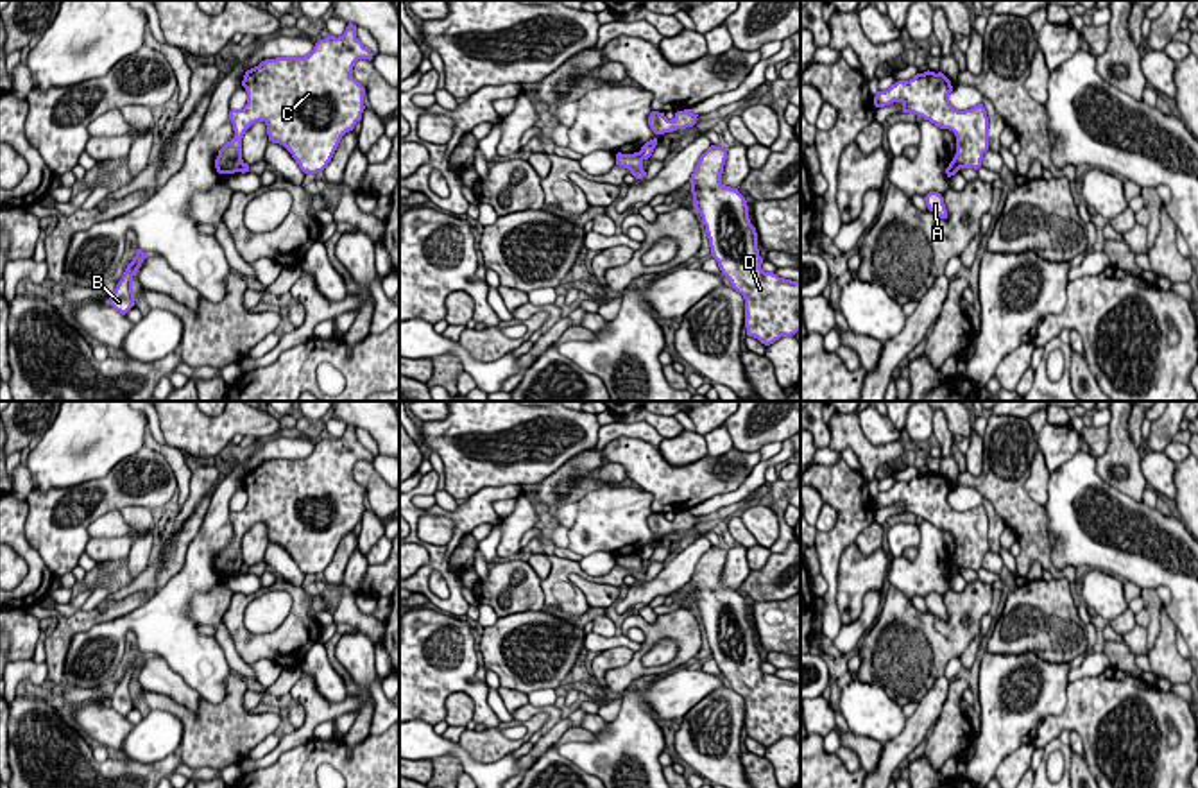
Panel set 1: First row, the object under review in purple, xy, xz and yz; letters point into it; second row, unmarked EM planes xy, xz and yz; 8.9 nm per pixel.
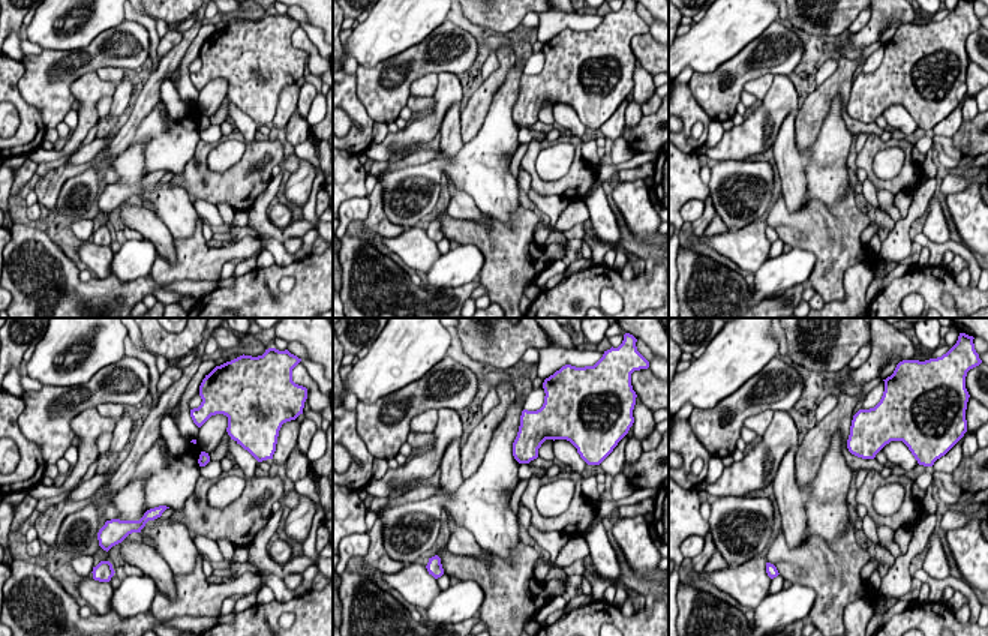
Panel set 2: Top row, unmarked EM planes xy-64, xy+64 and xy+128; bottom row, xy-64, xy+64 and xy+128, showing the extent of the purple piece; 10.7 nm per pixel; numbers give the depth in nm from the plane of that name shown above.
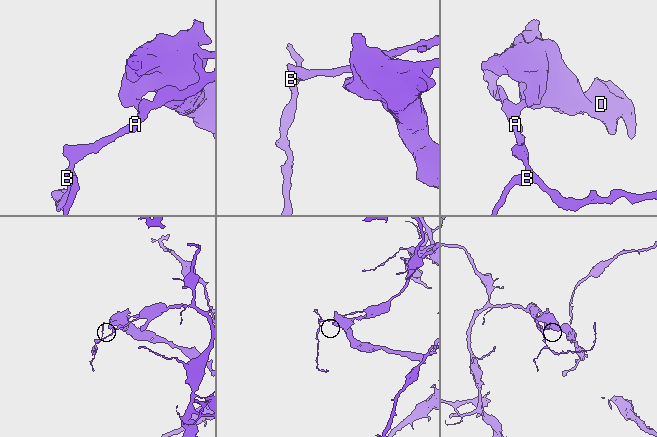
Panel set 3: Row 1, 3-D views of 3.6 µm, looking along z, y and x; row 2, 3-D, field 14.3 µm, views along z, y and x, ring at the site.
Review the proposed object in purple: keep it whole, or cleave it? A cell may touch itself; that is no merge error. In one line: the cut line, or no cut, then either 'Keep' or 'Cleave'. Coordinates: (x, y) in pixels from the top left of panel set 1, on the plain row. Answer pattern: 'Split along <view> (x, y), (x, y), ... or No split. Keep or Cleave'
Split along xz (638, 554), (643, 559). Cleave

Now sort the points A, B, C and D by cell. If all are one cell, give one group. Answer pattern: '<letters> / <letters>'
A B / C D

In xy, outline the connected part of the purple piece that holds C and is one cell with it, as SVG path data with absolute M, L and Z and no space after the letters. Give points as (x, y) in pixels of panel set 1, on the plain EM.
M349 424L342 437L319 441L304 458L265 460L247 471L247 505L229 512L235 539L218 552L217 573L240 571L242 539L256 523L267 527L269 543L283 546L304 575L322 573L342 537L362 521L365 489L353 478L353 467L372 457Z

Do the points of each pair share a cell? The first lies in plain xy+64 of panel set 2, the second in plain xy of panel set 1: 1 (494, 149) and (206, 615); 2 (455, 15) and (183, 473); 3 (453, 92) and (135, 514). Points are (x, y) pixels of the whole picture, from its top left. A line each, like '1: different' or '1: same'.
1: different
2: same
3: same

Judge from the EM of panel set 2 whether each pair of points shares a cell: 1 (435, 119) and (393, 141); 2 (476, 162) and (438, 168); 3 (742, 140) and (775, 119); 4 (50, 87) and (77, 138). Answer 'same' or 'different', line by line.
1: same
2: same
3: same
4: different

